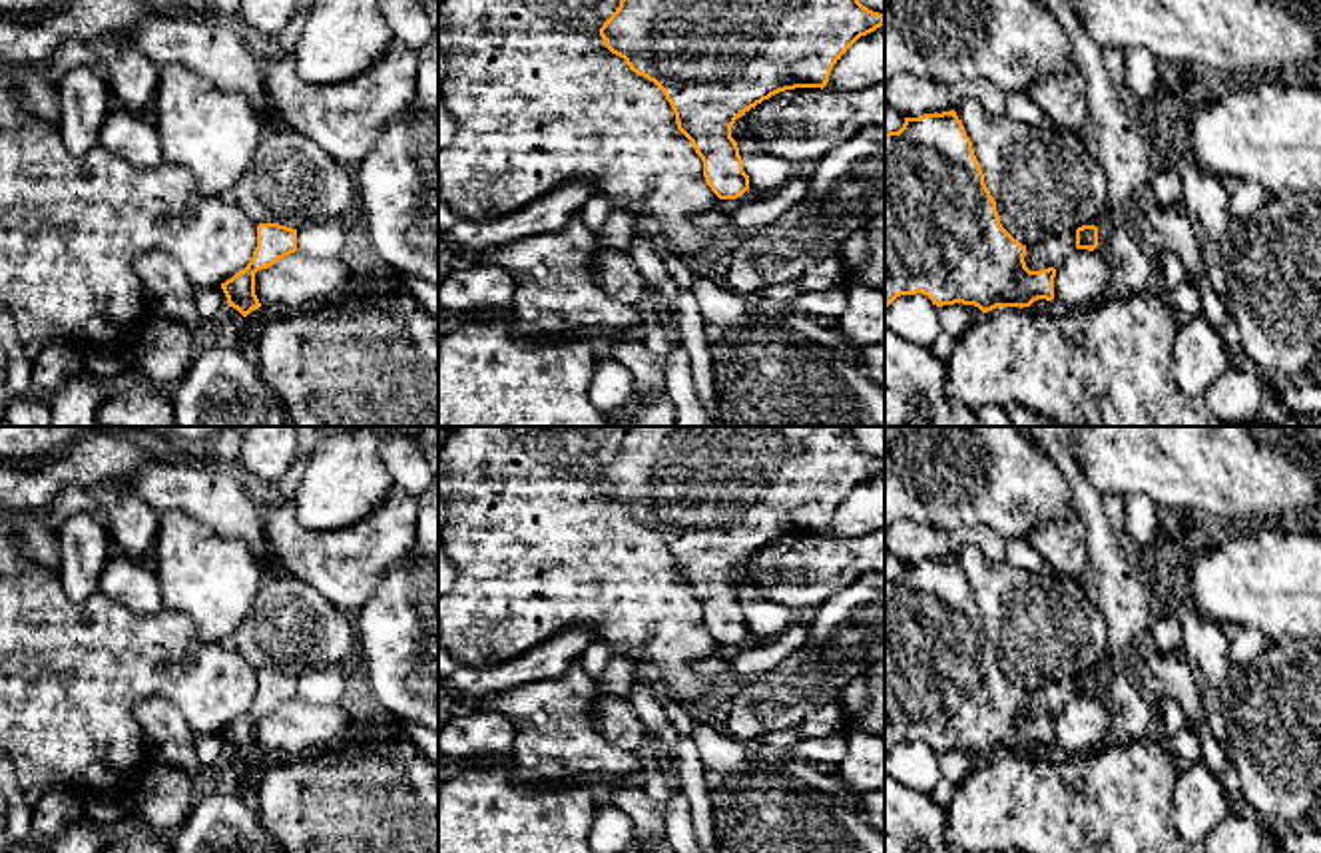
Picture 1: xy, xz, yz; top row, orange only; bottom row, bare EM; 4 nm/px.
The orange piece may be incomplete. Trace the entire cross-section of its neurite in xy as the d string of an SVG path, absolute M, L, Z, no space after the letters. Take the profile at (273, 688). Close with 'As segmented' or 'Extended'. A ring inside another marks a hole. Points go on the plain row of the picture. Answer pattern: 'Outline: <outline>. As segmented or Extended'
Outline: M279 670L257 672L257 694L251 708L231 725L221 729L229 753L247 763L261 749L255 741L255 719L275 711L279 706L297 698L297 676Z. As segmented

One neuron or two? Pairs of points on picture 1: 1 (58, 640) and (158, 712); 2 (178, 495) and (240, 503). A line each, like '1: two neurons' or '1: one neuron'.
1: two neurons
2: one neuron

